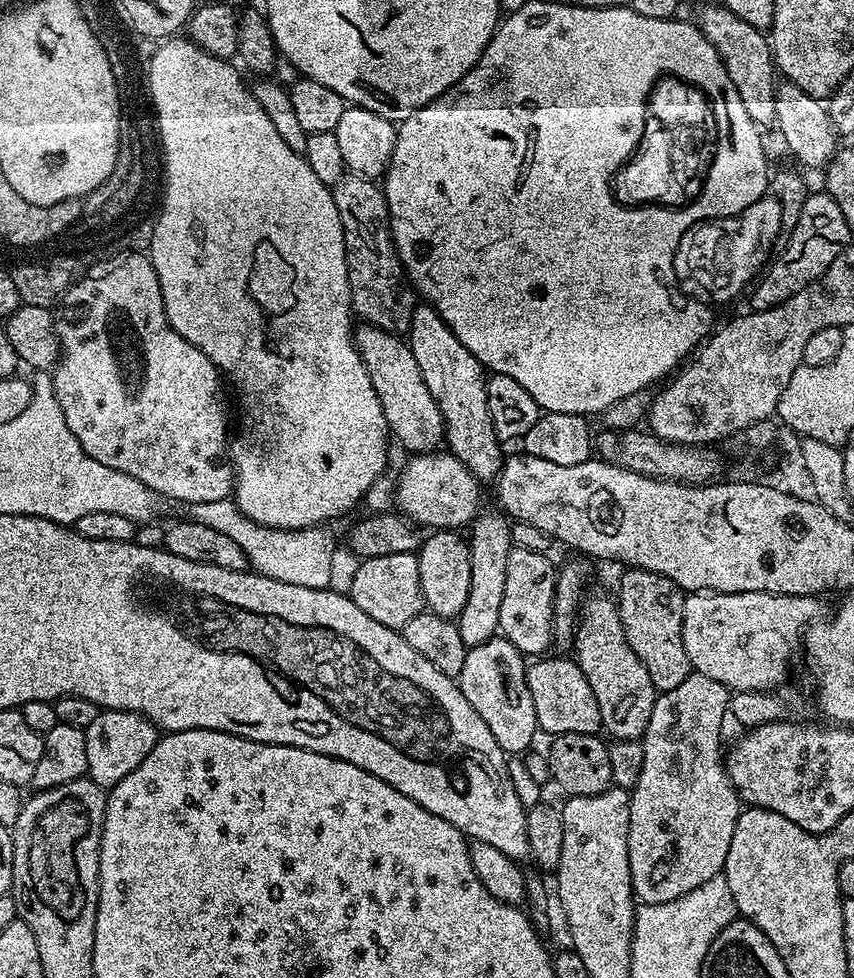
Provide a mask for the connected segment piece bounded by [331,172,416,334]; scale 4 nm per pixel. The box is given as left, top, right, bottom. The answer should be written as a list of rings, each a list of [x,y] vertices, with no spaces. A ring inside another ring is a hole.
[[[346,172],[336,184],[331,185],[331,190],[346,245],[347,277],[350,280],[353,313],[361,321],[387,332],[407,333],[416,305],[416,294],[396,254],[383,189],[365,176]]]

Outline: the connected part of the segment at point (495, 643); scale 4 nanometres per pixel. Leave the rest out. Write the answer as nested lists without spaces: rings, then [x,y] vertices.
[[[497,634],[491,636],[486,642],[469,648],[458,683],[466,702],[470,702],[474,710],[478,710],[482,722],[486,722],[486,727],[490,729],[490,734],[494,734],[494,742],[498,742],[498,746],[505,754],[523,754],[533,747],[532,739],[538,736],[538,729],[534,714],[534,698],[530,698],[526,657],[510,641]]]

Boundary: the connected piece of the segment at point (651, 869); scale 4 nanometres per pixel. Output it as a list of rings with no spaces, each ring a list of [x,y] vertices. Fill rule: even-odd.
[[[697,672],[687,676],[681,685],[673,690],[659,693],[655,700],[654,708],[651,710],[650,720],[644,735],[641,737],[643,746],[642,773],[638,776],[638,782],[630,790],[630,826],[627,830],[627,857],[630,858],[630,874],[633,895],[639,903],[648,905],[661,905],[664,902],[670,902],[682,894],[689,893],[690,890],[697,889],[710,878],[719,875],[723,869],[726,860],[726,854],[730,848],[730,839],[733,838],[734,826],[737,824],[737,818],[742,811],[742,801],[737,794],[733,783],[730,782],[727,767],[724,763],[724,750],[720,748],[720,738],[722,736],[722,724],[727,719],[731,701],[730,690],[720,682],[715,682],[712,678],[707,678]]]

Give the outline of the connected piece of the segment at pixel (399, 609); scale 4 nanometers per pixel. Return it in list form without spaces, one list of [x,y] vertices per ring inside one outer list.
[[[417,553],[382,554],[361,559],[350,595],[354,606],[358,606],[362,614],[370,614],[374,622],[382,622],[382,626],[387,628],[404,628],[414,614],[425,611],[422,582],[418,578]]]

